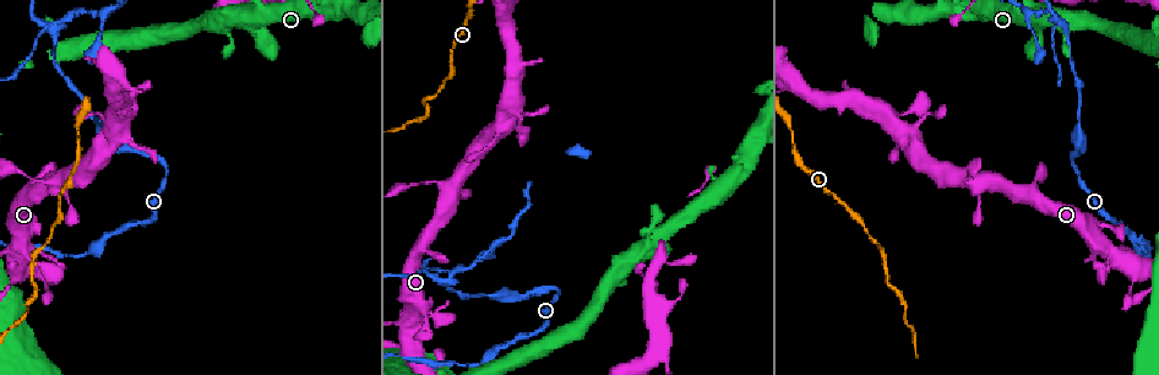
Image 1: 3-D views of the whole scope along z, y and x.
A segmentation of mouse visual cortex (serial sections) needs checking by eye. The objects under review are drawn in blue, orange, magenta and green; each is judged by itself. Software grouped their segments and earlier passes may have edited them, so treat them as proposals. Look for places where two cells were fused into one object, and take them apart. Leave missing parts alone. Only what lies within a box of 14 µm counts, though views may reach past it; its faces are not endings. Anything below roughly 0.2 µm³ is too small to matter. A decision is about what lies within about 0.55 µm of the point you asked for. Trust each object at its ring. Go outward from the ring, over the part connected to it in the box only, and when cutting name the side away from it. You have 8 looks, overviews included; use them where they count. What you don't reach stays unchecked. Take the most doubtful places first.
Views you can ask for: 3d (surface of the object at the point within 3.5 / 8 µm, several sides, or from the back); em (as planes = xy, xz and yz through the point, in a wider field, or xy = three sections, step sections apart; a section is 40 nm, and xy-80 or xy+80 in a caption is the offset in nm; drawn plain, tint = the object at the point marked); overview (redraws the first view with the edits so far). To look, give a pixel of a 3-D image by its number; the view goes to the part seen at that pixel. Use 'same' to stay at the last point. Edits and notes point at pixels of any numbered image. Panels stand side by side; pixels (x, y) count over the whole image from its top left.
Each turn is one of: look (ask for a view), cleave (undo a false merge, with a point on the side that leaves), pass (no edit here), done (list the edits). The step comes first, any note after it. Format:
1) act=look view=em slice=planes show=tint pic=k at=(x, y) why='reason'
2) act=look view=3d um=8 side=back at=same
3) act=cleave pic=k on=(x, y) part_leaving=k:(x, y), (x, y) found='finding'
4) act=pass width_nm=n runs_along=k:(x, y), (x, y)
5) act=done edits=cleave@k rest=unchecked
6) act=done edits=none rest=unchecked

act=look view=3d um=3.5 side=back pic=1 at=(444, 283) why='abrupt turn'

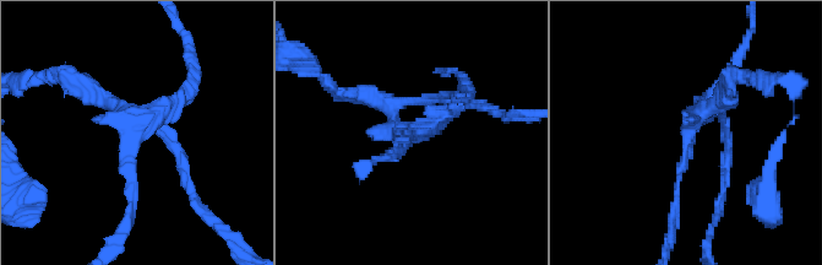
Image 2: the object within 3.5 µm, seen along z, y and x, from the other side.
act=look view=em slice=xy step=1 show=tint pic=2 at=(687, 126) arms=4 arm_widths_nm=100,150,200,200 why='need the tissue'

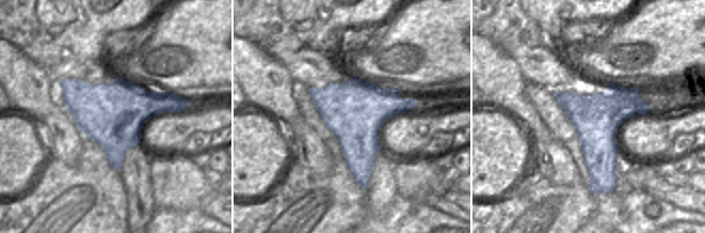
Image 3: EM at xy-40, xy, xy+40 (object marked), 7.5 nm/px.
act=cleave pic=2 on=(88, 86) part_leaving=2:(120, 106), (64, 75), (33, 75) found='a second cell is stuck on'

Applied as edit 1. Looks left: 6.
act=look view=overview why='redraw'

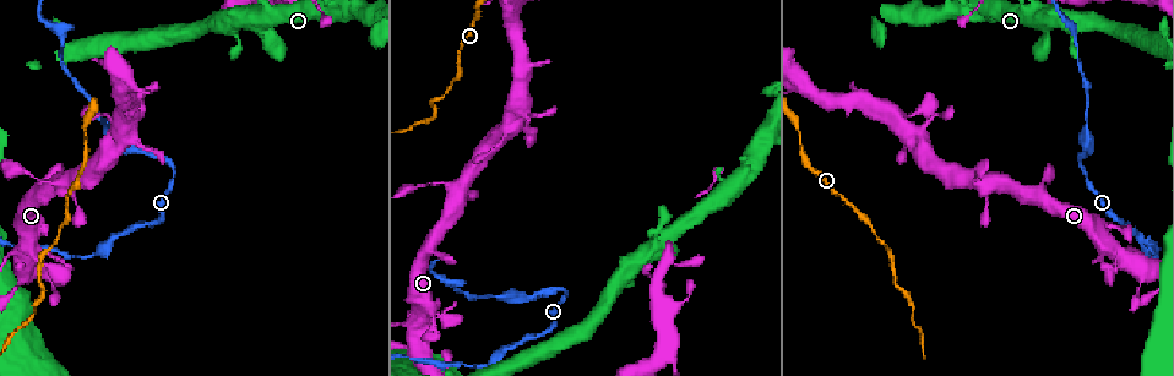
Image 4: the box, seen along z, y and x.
act=look view=3d um=8 pic=4 at=(267, 23) why='sudden change in width'

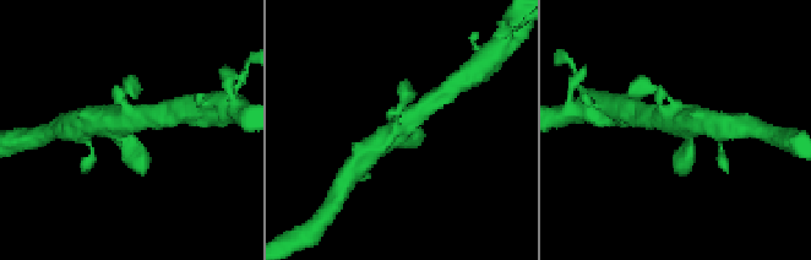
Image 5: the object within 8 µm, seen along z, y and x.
act=look view=3d um=3.5 pic=5 at=(128, 129)

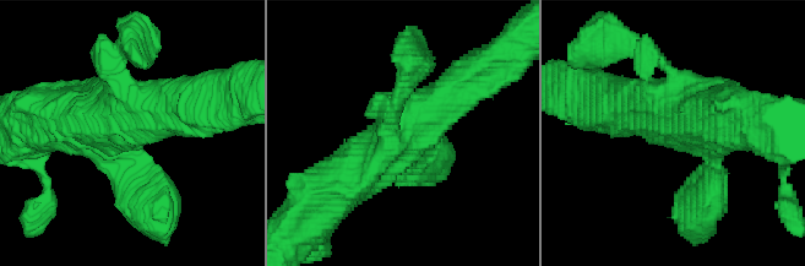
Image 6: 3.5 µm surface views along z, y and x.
act=look view=em slice=xy step=2 show=tint pic=6 at=(404, 156) arms=4 arm_widths_nm=200,350,600,700 why='need the tissue'

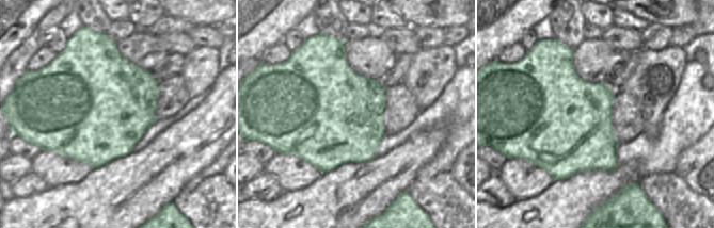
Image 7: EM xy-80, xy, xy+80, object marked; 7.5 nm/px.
act=pass width_nm=750 runs_along=6:(449, 96), (316, 206) found='continuous, no second cell'

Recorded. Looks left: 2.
act=look view=3d um=3.5 pic=4 at=(1144, 278) why='a narrow waist'

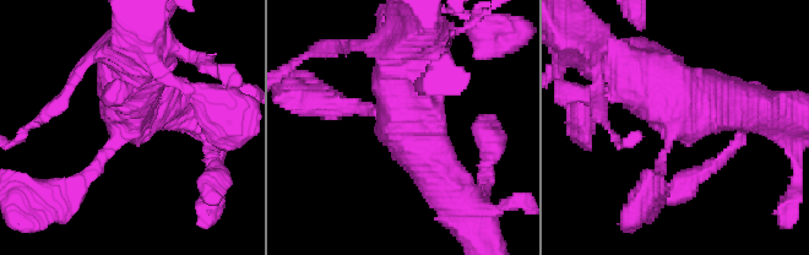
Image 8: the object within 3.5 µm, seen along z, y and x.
act=look view=em slice=xy step=5 show=tint pic=8 at=(673, 128)

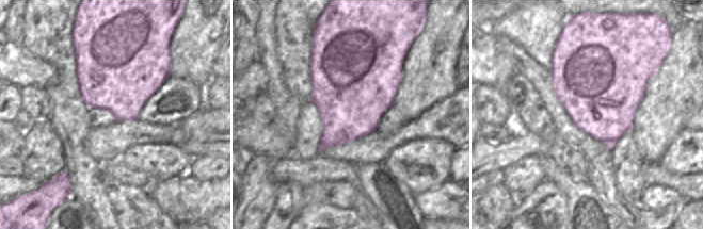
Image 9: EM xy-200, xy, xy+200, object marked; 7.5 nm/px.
act=pass runs_along=8:(606, 63), (676, 96), (740, 103) found='one cell here'

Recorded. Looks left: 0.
act=done edits=cleave@2 rest=unchecked

